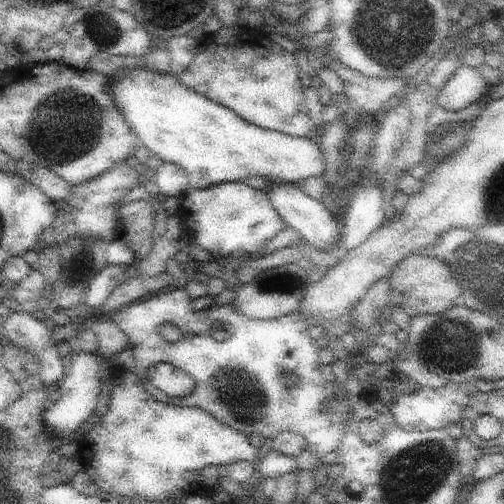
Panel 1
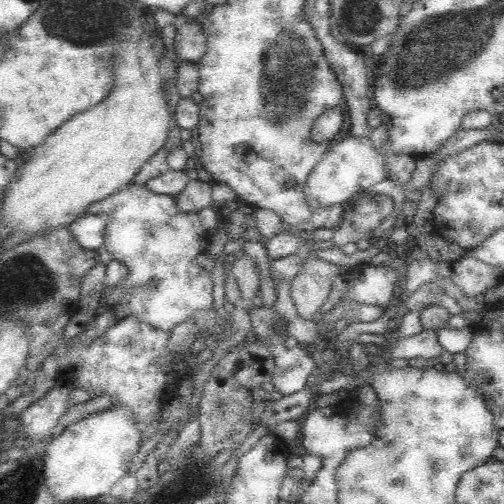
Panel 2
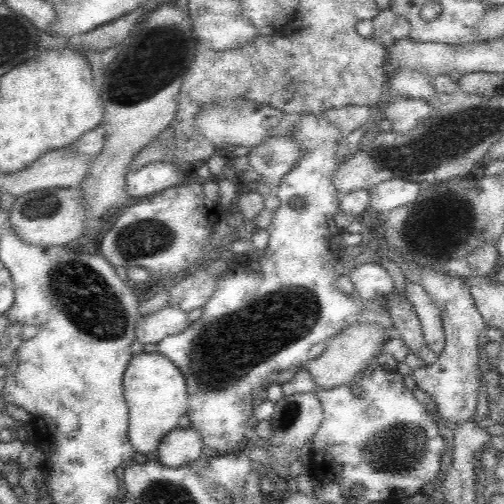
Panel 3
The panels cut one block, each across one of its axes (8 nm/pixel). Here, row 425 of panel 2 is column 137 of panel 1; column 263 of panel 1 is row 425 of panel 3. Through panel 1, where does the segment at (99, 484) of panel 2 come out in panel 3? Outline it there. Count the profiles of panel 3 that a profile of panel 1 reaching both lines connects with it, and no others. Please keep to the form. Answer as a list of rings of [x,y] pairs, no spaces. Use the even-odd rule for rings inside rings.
[[[160,352],[134,354],[124,378],[124,398],[130,408],[128,436],[138,452],[154,452],[162,440],[178,428],[178,420],[188,412],[188,386],[184,374]]]

